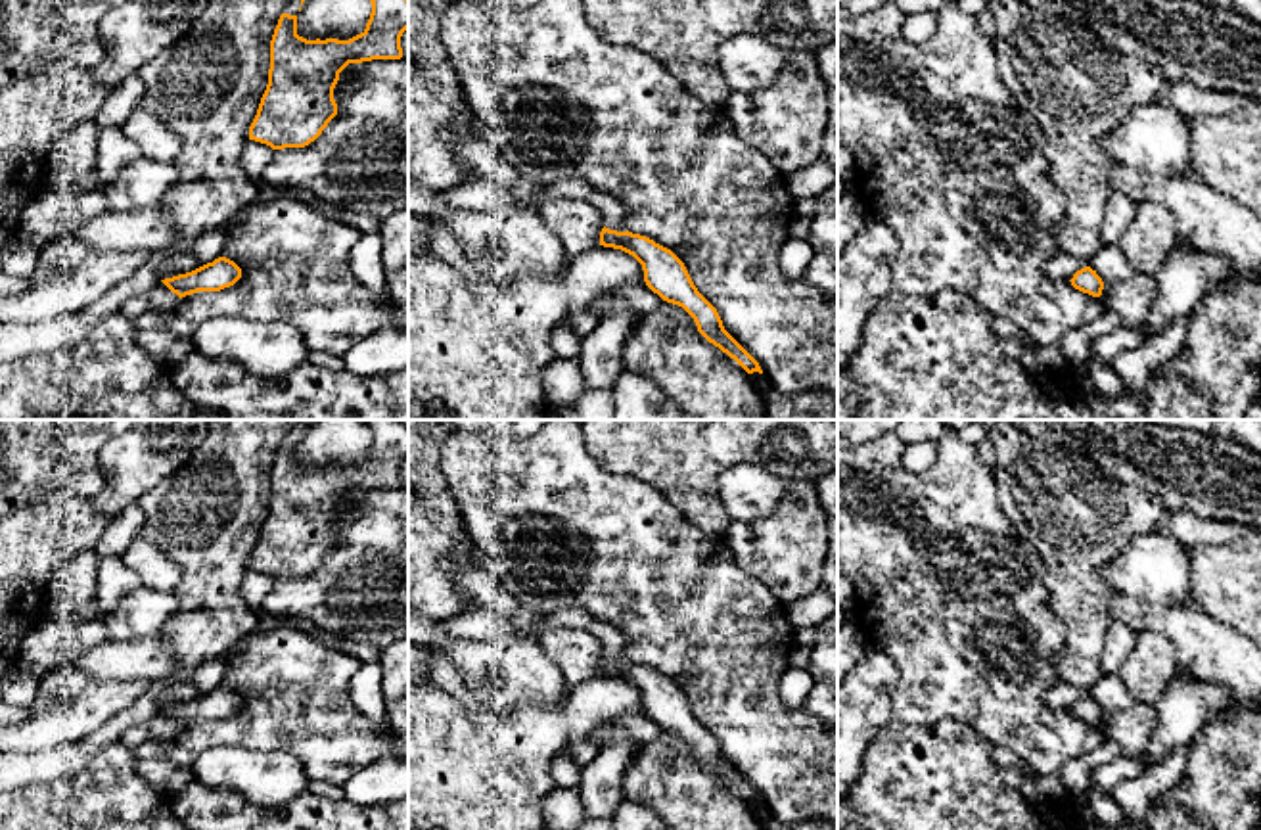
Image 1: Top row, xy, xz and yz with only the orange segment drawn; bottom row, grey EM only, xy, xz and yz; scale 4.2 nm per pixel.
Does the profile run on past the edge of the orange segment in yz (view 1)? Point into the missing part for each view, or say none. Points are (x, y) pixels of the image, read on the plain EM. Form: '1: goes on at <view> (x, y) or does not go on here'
1: goes on at yz (1060, 696)

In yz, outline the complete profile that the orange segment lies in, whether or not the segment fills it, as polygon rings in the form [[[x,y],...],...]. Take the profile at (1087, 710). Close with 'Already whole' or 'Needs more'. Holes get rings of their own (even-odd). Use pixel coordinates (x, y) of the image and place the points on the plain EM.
[[[1066,682],[1050,686],[1043,700],[1052,709],[1069,709],[1071,715],[1092,726],[1100,726],[1104,719],[1102,707],[1089,696],[1089,692]]]. Needs more

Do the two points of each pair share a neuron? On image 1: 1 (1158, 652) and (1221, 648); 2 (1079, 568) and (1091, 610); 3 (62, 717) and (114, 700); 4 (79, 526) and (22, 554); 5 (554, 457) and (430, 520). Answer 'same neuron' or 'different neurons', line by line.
1: different neurons
2: same neuron
3: same neuron
4: same neuron
5: different neurons

